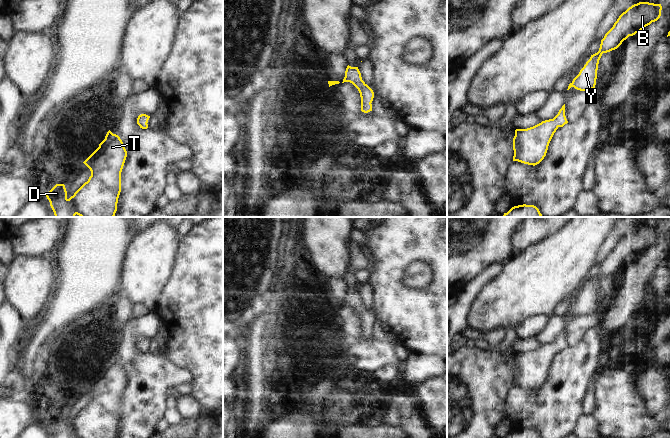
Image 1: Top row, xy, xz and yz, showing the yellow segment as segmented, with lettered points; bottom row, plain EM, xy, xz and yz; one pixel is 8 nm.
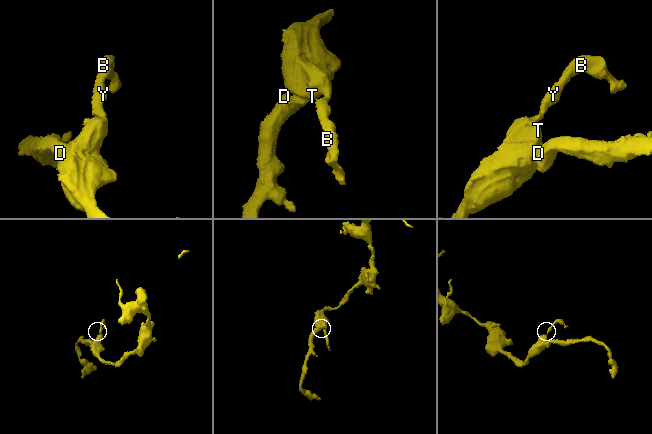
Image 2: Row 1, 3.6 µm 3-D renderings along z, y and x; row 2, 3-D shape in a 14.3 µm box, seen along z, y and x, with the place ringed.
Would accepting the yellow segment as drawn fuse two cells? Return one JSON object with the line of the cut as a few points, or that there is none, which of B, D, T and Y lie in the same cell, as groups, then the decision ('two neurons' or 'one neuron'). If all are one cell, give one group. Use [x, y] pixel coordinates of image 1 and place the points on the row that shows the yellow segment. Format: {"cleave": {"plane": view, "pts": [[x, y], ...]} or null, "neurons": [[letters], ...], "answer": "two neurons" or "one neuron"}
{"cleave": null, "neurons": [["B", "D", "T", "Y"]], "answer": "one neuron"}

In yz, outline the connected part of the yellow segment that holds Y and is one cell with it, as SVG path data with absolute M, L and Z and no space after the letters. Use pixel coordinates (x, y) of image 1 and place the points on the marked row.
M639 2L623 12L601 40L599 51L591 55L567 90L571 87L580 91L594 89L602 54L617 49L629 36L635 35L652 22L657 21L661 16L661 10L661 4Z

